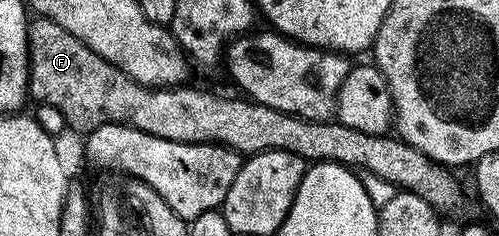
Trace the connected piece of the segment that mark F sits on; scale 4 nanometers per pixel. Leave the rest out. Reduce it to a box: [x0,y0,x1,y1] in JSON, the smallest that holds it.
[28,18,461,214]

